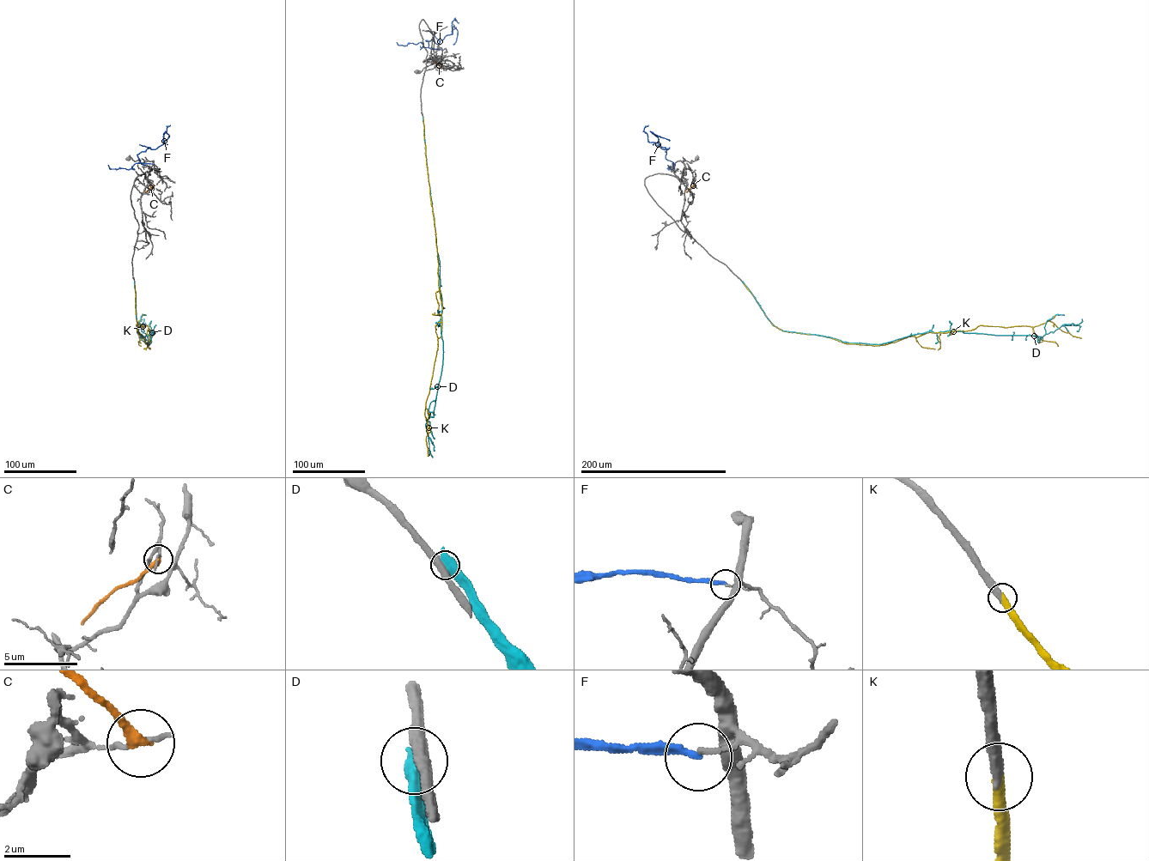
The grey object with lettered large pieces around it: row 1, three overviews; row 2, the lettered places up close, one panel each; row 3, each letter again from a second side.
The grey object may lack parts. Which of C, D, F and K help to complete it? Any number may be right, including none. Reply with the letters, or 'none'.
K

